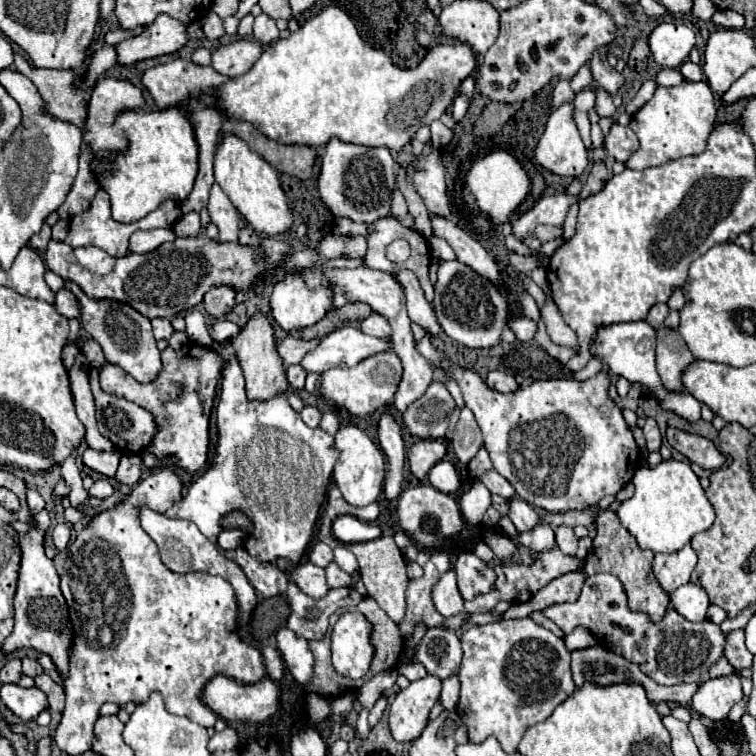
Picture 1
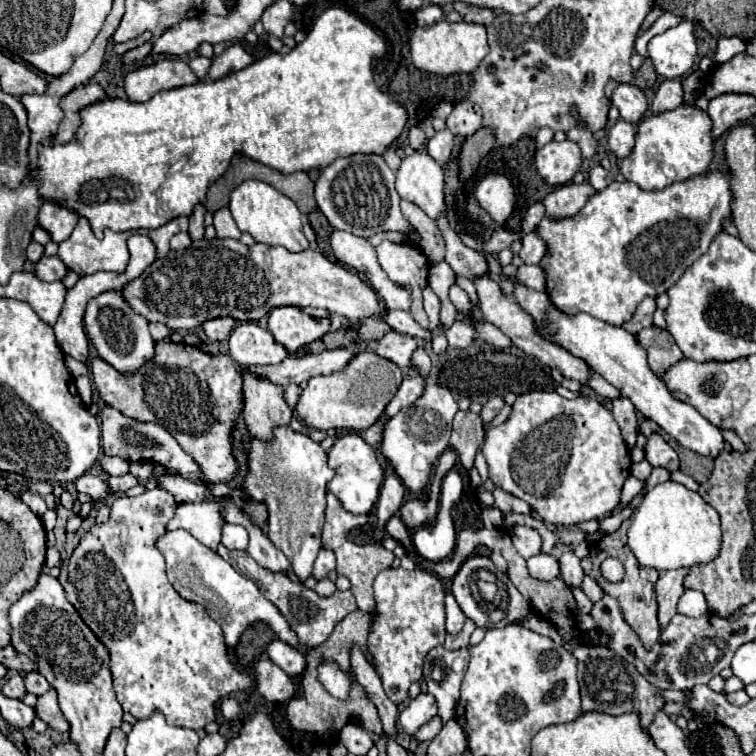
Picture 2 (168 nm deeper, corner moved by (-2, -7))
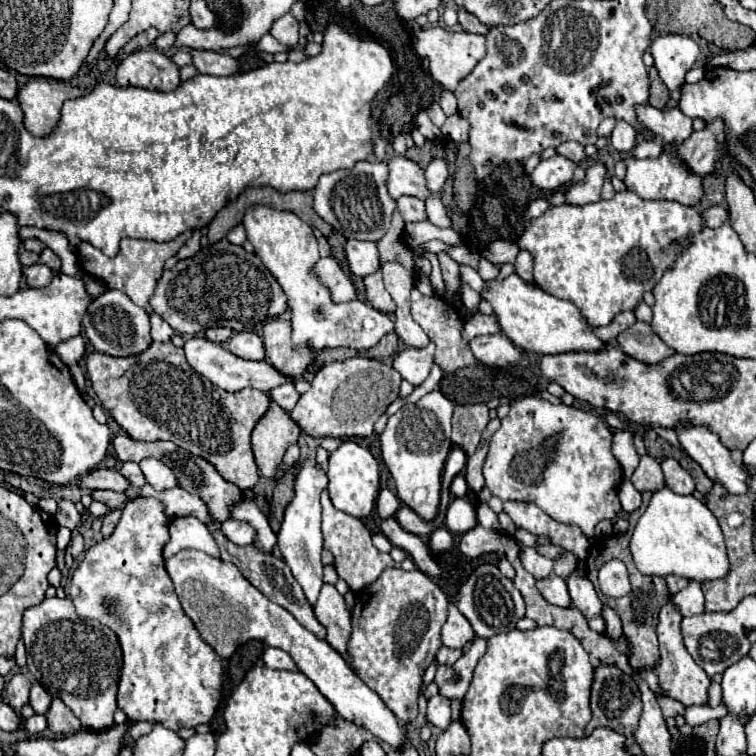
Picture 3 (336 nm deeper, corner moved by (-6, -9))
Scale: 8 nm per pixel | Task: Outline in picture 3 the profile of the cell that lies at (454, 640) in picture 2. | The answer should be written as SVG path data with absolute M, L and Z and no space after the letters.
M442 646L440 648L440 652L438 652L438 656L436 656L436 660L440 662L440 664L454 664L460 656L462 656L462 648L460 650L452 650L452 648L448 648L448 646Z

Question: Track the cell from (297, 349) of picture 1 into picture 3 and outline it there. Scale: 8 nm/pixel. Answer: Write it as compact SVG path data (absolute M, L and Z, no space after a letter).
M236 332L226 348L244 360L266 360L264 342L256 332Z

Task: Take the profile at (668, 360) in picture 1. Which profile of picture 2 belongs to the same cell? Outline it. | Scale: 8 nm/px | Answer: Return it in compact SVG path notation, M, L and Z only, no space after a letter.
M656 326L644 328L636 334L636 340L648 354L650 370L658 376L664 374L676 360L684 358L684 354L676 346L676 342L672 340L668 330L662 330L662 328L656 328Z

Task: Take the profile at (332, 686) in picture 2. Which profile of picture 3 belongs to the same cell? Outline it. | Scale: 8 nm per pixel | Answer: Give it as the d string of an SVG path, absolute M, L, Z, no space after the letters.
M180 550L166 560L166 570L176 586L176 594L184 612L192 618L202 638L222 656L230 658L234 650L248 640L262 640L268 646L286 650L300 672L304 672L316 688L332 702L338 716L368 728L376 738L388 742L394 750L404 744L404 726L396 720L392 710L370 690L346 660L326 642L298 624L298 620L282 606L270 602L256 586L252 586L232 562L212 558L200 550Z

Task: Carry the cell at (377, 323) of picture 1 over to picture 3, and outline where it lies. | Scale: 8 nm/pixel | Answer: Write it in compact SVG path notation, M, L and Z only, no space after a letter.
M404 346L392 360L392 366L402 374L404 380L408 380L414 386L420 386L432 368L432 356L426 354L424 348L412 348Z

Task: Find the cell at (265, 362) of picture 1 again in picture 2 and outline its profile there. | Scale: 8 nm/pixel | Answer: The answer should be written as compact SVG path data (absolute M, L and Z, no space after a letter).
M244 372L244 420L252 438L272 440L272 432L278 426L288 426L294 412L284 400L284 388L268 384L268 380L256 380L250 372Z

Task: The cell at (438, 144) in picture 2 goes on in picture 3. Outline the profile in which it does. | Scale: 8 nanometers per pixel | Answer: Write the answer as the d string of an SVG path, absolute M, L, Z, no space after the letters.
M434 158L428 164L428 168L426 168L426 180L428 180L426 186L434 194L438 194L442 190L442 186L444 186L446 178L448 178L448 164L446 164L446 160L444 158Z

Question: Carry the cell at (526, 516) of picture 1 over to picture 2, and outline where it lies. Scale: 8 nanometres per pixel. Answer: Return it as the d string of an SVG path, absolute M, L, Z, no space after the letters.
M516 526L510 536L512 536L512 542L514 542L514 546L522 558L532 558L532 556L540 554L542 538L534 528Z

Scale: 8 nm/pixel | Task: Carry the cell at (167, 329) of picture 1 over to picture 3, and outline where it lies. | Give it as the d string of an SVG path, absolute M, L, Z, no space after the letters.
M152 314L150 322L152 322L152 340L154 342L168 342L168 340L172 340L174 330L172 330L172 326L166 320L162 320L160 316Z

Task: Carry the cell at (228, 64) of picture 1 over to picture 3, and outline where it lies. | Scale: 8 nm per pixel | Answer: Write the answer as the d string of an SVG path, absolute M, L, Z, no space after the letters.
M192 50L194 66L198 74L210 74L210 76L230 76L240 70L240 60L230 54L220 52L208 52L208 50Z

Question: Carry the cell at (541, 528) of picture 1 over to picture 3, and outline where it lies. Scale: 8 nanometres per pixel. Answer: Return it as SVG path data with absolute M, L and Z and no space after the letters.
M552 574L548 578L536 580L536 588L540 590L540 594L550 602L550 604L558 604L558 606L570 606L570 596L568 596L568 588L566 588L566 580Z

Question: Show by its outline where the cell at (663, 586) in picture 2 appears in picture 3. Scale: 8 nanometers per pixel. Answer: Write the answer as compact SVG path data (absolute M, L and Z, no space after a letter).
M668 602L659 612L658 617L658 642L660 660L657 663L657 675L660 678L660 688L666 696L682 702L686 708L688 706L706 706L708 702L708 686L710 678L706 672L690 658L688 650L684 650L682 634L680 634L680 622L682 614L676 610L674 602Z

